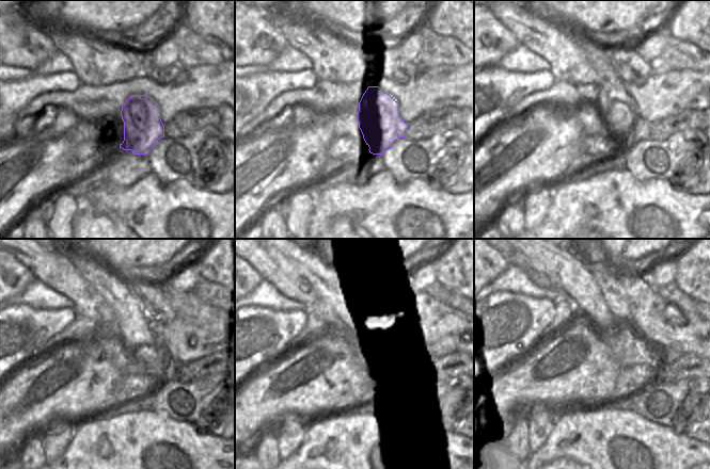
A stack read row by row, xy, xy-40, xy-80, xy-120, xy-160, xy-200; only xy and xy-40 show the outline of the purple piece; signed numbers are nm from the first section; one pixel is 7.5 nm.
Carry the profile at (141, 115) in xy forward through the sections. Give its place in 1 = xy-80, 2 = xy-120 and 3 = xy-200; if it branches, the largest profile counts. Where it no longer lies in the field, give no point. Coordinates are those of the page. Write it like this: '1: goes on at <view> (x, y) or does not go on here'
1: goes on at xy-80 (618, 112)
2: goes on at xy-120 (137, 339)
3: goes on at xy-200 (567, 270)

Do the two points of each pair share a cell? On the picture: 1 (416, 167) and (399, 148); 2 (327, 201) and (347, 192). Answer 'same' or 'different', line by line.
1: same
2: same

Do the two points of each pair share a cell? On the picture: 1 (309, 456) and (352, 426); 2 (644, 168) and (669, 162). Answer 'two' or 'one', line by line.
1: one
2: one

